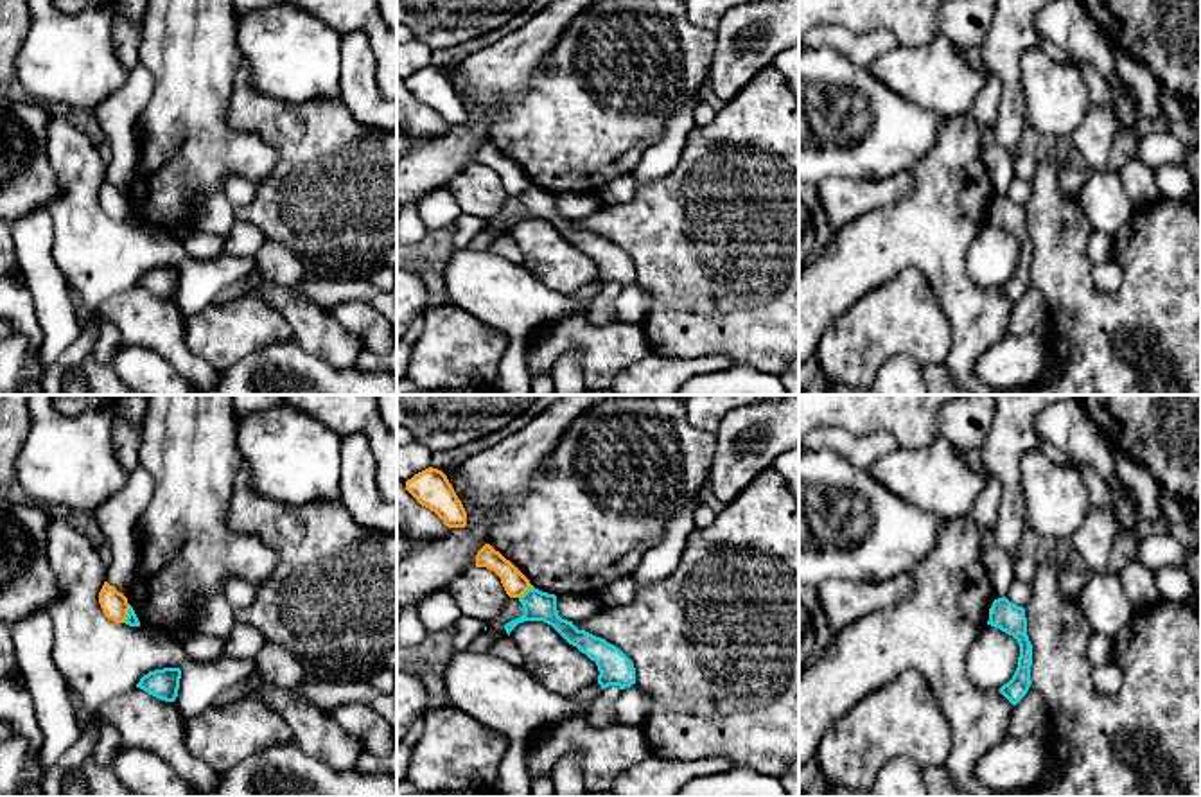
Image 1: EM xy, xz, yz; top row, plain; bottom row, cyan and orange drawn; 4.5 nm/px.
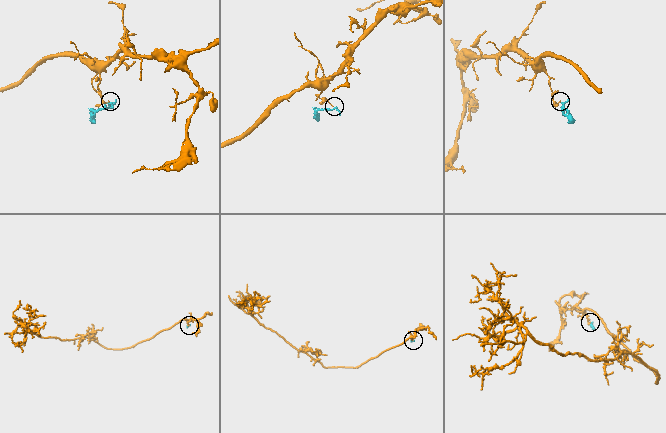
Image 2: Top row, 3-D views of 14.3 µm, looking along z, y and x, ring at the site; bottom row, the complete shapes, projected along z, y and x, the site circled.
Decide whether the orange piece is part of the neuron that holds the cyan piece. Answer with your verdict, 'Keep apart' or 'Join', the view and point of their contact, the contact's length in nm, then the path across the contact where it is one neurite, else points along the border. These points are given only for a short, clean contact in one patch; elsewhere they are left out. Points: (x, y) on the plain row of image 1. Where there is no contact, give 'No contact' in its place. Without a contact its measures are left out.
Keep apart. Touches cyan at xz (525, 191). Shared border 90 nm. Boundary: xz (532, 183), (519, 196)

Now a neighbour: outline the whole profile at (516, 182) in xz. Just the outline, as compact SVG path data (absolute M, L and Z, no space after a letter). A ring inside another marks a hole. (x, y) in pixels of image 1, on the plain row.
M485 142L476 153L476 165L494 169L510 196L521 196L533 183L530 178L490 142Z

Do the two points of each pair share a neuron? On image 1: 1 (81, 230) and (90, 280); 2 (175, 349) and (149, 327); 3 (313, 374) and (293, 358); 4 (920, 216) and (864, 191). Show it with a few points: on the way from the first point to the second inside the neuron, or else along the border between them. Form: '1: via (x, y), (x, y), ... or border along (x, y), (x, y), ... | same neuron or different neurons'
1: via (87, 243), (92, 250), (92, 268) | same neuron
2: via (169, 343), (155, 329) | same neuron
3: via (307, 372), (298, 363) | same neuron
4: border along (912, 175), (912, 191), (905, 198), (853, 219) | different neurons

